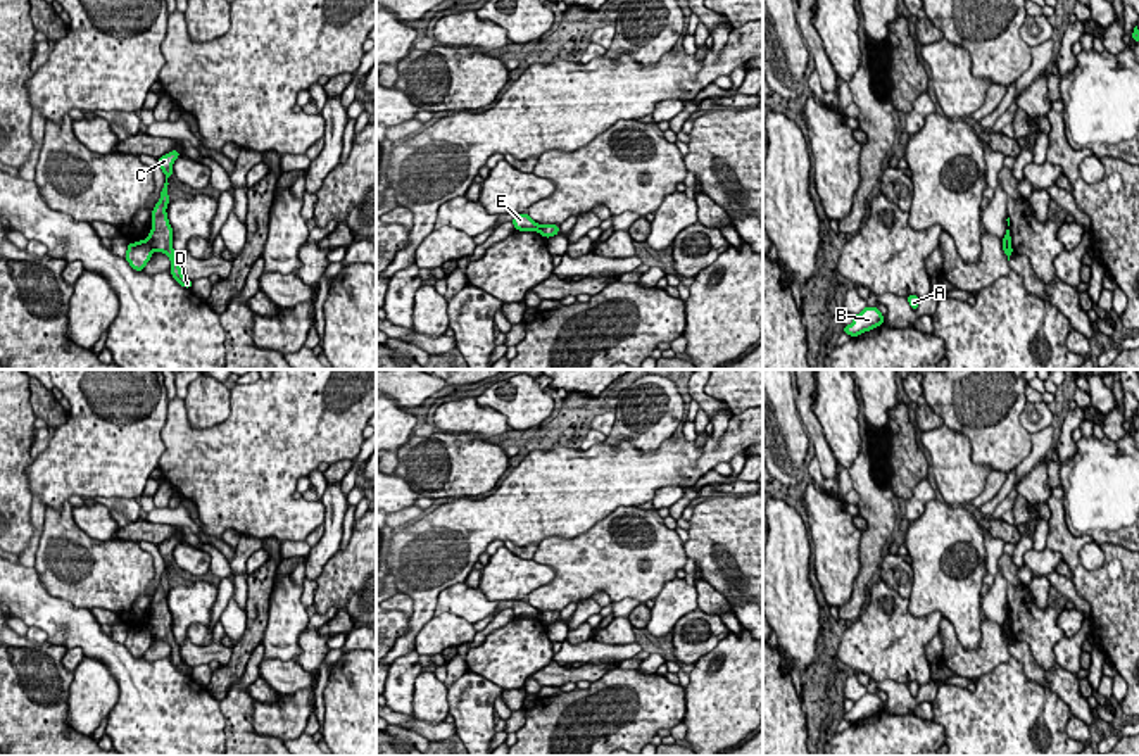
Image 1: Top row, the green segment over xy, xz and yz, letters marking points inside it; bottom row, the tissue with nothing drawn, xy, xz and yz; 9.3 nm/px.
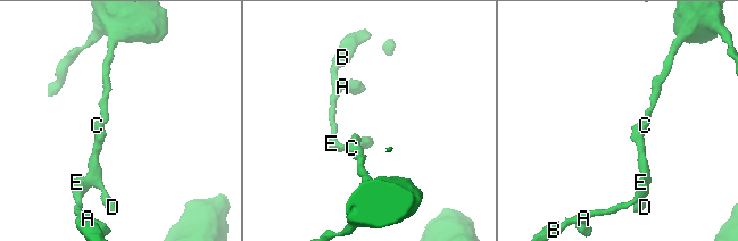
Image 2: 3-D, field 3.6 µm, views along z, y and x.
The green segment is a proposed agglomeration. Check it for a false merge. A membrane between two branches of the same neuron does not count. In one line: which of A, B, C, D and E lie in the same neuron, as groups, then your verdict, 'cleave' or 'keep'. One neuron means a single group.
A B E / C D; cleave

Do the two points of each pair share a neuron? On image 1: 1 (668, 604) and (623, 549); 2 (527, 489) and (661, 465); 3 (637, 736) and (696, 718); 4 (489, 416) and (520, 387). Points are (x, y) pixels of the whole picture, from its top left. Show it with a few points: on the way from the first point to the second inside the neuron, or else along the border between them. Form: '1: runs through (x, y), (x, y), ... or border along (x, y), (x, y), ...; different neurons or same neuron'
1: border along (675, 577), (663, 585), (654, 599); different neurons
2: runs through (560, 489), (577, 489), (604, 477), (629, 477); same neuron
3: border along (685, 687), (685, 717), (682, 722); different neurons
4: border along (473, 397), (480, 406), (499, 411), (509, 427); different neurons

